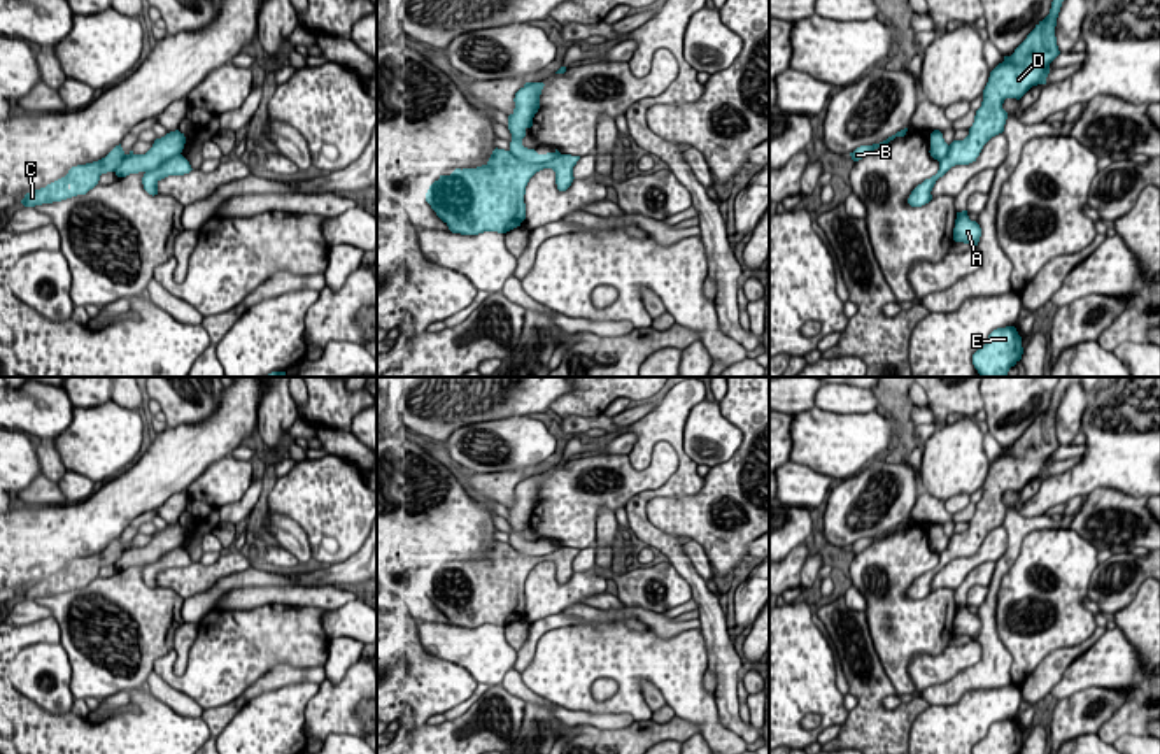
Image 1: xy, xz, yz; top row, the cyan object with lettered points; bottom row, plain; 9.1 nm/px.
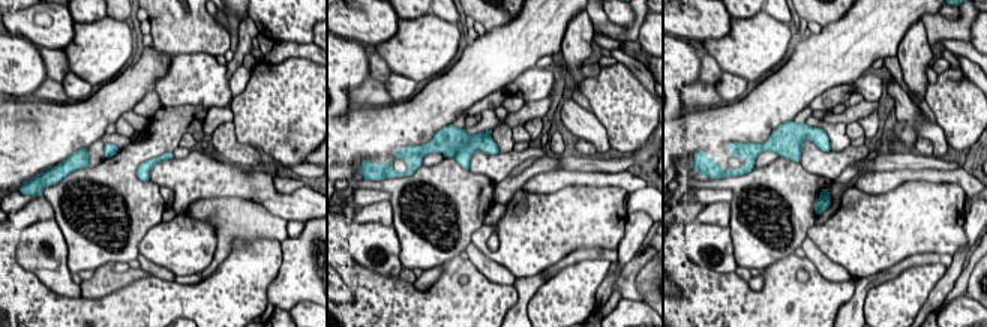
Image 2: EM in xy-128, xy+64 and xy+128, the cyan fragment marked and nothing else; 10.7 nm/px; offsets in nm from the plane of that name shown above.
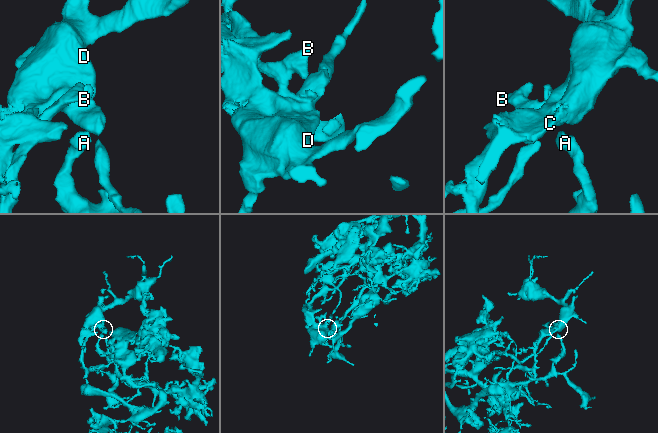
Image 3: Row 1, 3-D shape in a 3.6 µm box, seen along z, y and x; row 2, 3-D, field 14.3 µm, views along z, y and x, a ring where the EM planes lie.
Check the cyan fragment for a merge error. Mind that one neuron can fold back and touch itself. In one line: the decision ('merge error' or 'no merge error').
no merge error

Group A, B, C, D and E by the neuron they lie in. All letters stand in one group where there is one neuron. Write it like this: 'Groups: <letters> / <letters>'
Groups: A B C D E

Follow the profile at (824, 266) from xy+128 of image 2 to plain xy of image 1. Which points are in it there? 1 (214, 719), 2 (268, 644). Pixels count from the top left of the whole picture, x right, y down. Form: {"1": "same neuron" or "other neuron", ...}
{"1": "same neuron", "2": "other neuron"}

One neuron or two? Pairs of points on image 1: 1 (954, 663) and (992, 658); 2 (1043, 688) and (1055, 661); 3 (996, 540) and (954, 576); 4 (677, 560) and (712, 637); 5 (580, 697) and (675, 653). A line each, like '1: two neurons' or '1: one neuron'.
1: two neurons
2: one neuron
3: one neuron
4: one neuron
5: one neuron

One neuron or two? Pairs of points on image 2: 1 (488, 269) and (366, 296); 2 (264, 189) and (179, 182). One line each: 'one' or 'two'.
1: two
2: one

